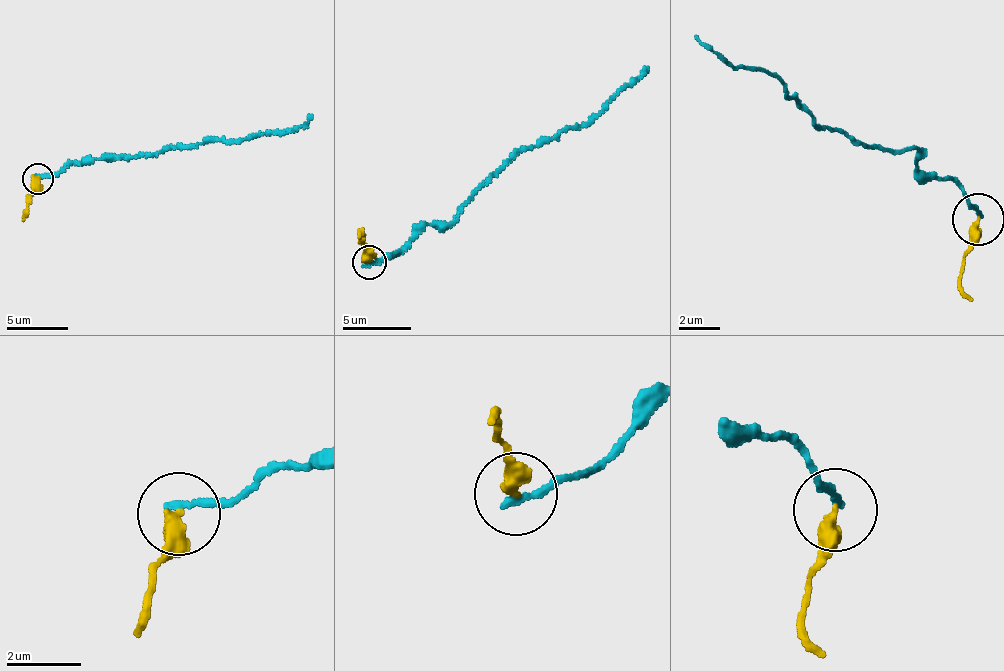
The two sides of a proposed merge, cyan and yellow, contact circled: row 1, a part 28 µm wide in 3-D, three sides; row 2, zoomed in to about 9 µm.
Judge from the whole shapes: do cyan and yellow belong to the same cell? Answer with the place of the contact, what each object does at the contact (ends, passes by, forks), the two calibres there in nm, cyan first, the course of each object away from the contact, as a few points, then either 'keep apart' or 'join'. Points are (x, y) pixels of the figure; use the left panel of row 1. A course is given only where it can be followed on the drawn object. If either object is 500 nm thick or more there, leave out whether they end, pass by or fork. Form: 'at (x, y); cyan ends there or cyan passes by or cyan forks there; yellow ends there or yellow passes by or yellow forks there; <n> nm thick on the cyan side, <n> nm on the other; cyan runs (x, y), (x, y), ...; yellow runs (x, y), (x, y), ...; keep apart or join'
at (38, 178); cyan ends there; yellow ends there; 200 nm thick on the cyan side, 400 nm on the other; cyan runs (38, 177), (58, 174), (68, 163), (114, 160), (242, 140), (304, 124), (311, 115); yellow runs (38, 177), (38, 191), (27, 203), (23, 220); keep apart

